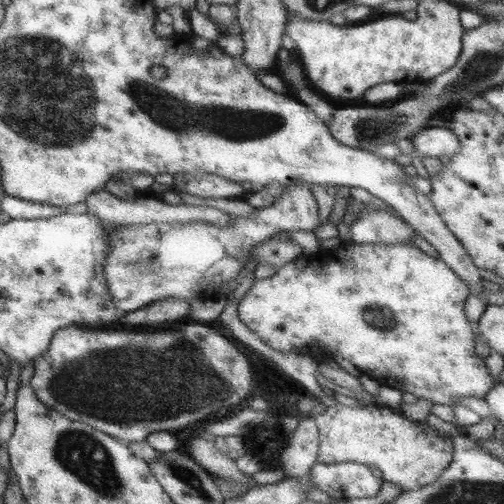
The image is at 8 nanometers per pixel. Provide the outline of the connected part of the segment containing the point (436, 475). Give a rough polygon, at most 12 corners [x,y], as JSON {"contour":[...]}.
{"contour":[[327,404],[318,463],[376,466],[404,493],[438,482],[452,436],[390,407]]}

